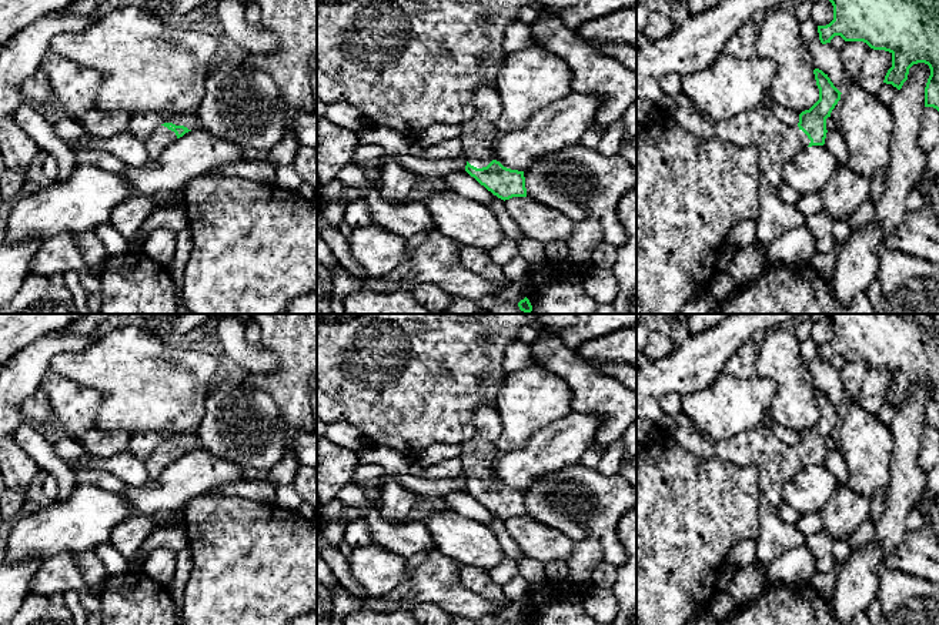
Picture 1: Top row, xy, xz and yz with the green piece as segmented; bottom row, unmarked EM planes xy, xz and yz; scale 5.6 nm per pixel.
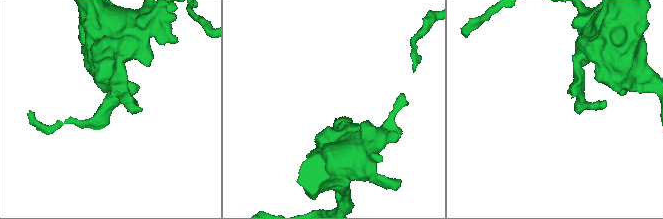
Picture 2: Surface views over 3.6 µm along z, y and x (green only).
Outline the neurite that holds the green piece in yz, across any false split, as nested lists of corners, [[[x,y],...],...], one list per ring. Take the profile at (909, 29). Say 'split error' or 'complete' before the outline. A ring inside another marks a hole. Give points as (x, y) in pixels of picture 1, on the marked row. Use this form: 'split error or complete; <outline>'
complete; [[[829,0],[833,6],[833,20],[818,26],[822,44],[831,43],[835,36],[845,41],[863,41],[873,50],[892,54],[892,67],[883,83],[898,90],[908,80],[913,64],[925,63],[930,76],[925,87],[925,107],[939,111],[939,0]]]

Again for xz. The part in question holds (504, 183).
split error; [[[495,88],[475,93],[475,116],[462,124],[460,141],[467,158],[465,171],[501,200],[527,197],[524,171],[504,167],[494,158],[492,144],[498,134],[502,101]]]

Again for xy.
split error; [[[164,123],[157,127],[144,141],[150,158],[158,157],[158,154],[173,141],[183,137],[188,130],[184,126],[176,126],[173,123]]]

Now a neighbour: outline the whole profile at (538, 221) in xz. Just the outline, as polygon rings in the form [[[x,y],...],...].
[[[512,197],[504,204],[521,233],[541,244],[548,241],[567,243],[572,235],[574,221],[555,208],[528,197]]]

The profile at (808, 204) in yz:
[[[811,193],[811,194],[799,195],[798,200],[796,200],[795,207],[805,217],[811,217],[811,215],[819,213],[821,210],[823,210],[822,200],[821,200],[821,194]]]

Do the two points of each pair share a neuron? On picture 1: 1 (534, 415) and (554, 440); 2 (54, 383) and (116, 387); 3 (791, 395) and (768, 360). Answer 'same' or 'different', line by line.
1: different
2: different
3: same

